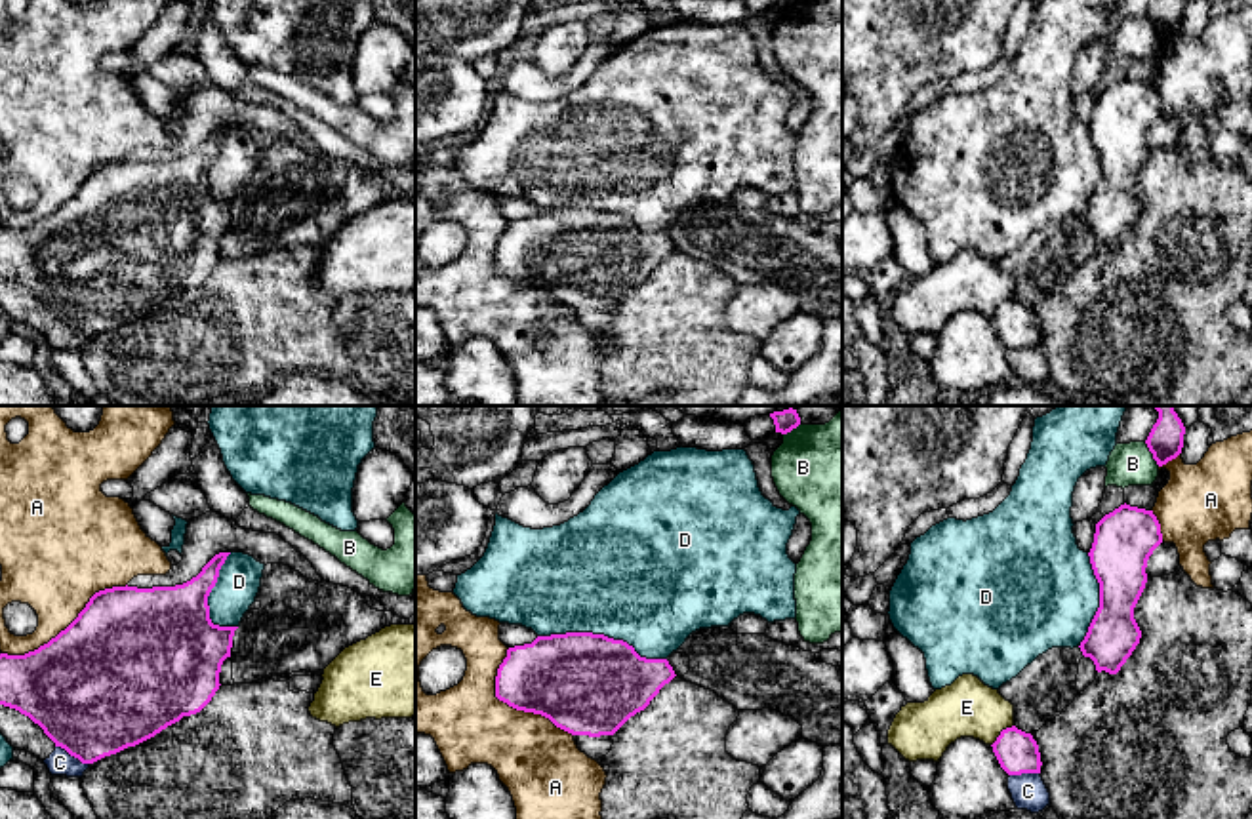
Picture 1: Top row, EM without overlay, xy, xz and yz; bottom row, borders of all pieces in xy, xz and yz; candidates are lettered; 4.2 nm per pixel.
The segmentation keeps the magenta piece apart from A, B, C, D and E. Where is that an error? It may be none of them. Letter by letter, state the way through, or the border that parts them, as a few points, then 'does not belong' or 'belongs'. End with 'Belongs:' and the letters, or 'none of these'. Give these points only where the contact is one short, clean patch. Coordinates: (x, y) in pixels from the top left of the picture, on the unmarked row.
A: does not belong
B: does not belong
C: does not belong
D: does not belong
E: does not belong
Belongs: none of these

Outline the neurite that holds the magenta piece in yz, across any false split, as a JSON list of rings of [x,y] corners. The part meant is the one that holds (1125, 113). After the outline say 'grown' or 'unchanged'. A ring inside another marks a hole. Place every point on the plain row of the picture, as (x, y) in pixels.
[[[1124,76],[1096,97],[1088,130],[1100,156],[1100,181],[1079,221],[1098,246],[1117,248],[1140,217],[1134,181],[1147,156],[1147,133],[1161,116],[1153,84]]]; unchanged

